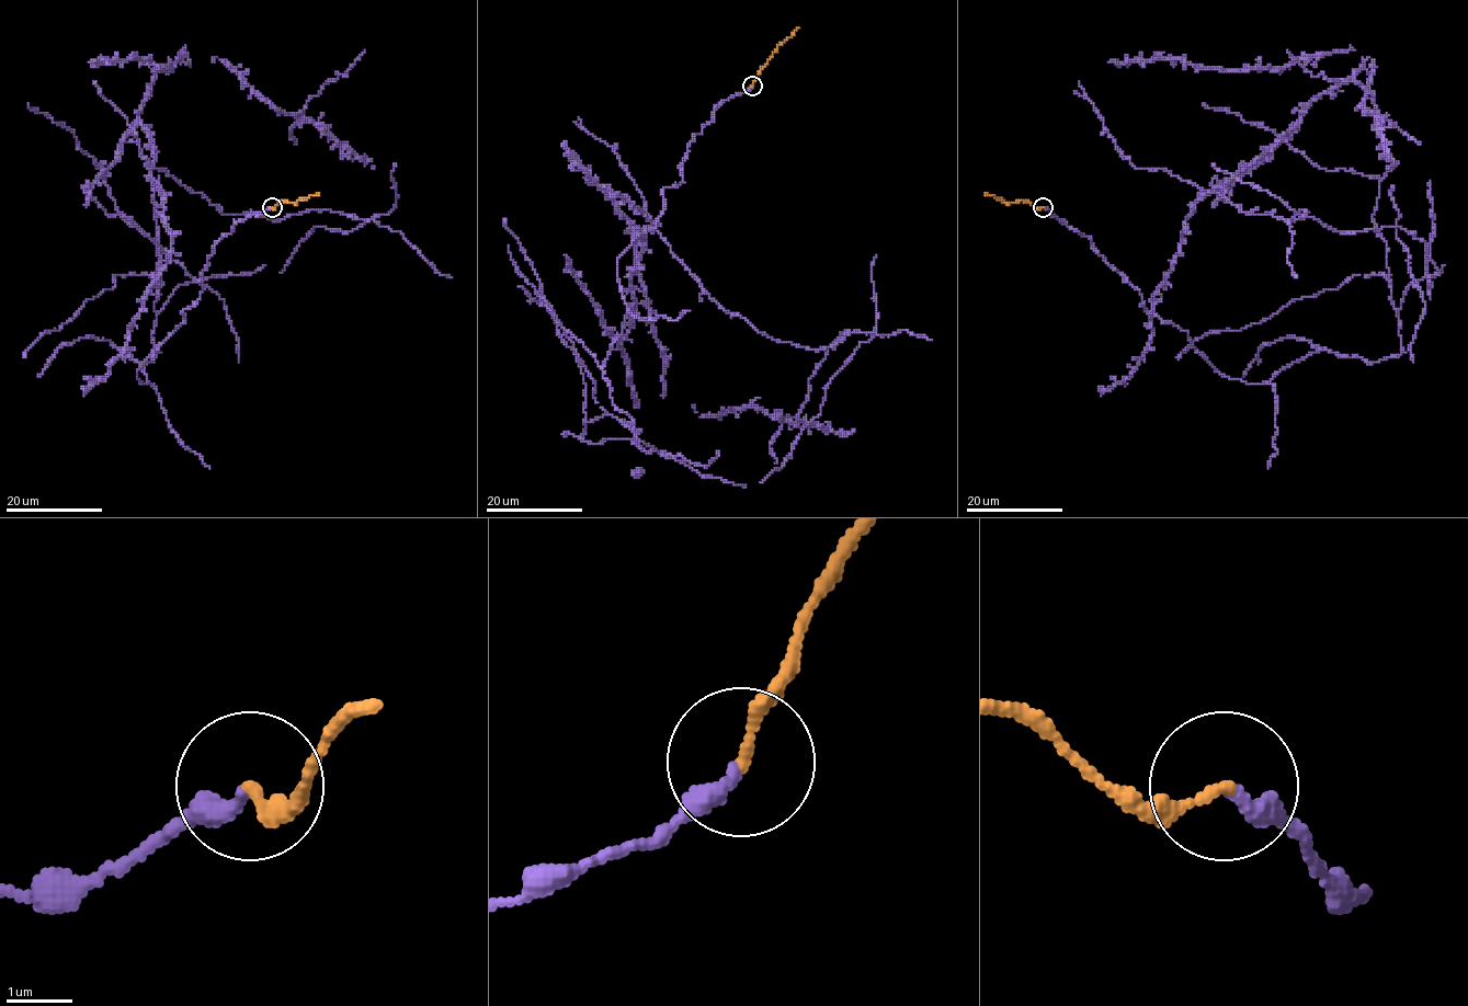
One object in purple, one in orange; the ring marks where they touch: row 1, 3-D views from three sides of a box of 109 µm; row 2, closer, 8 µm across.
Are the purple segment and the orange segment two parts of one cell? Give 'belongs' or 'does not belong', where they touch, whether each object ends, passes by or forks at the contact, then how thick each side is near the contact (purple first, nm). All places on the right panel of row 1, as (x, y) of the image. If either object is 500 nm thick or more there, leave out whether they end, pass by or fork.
belongs; at (1043, 207); purple ends there; orange ends there; 280 nm thick on the purple side, 170 nm on the other

